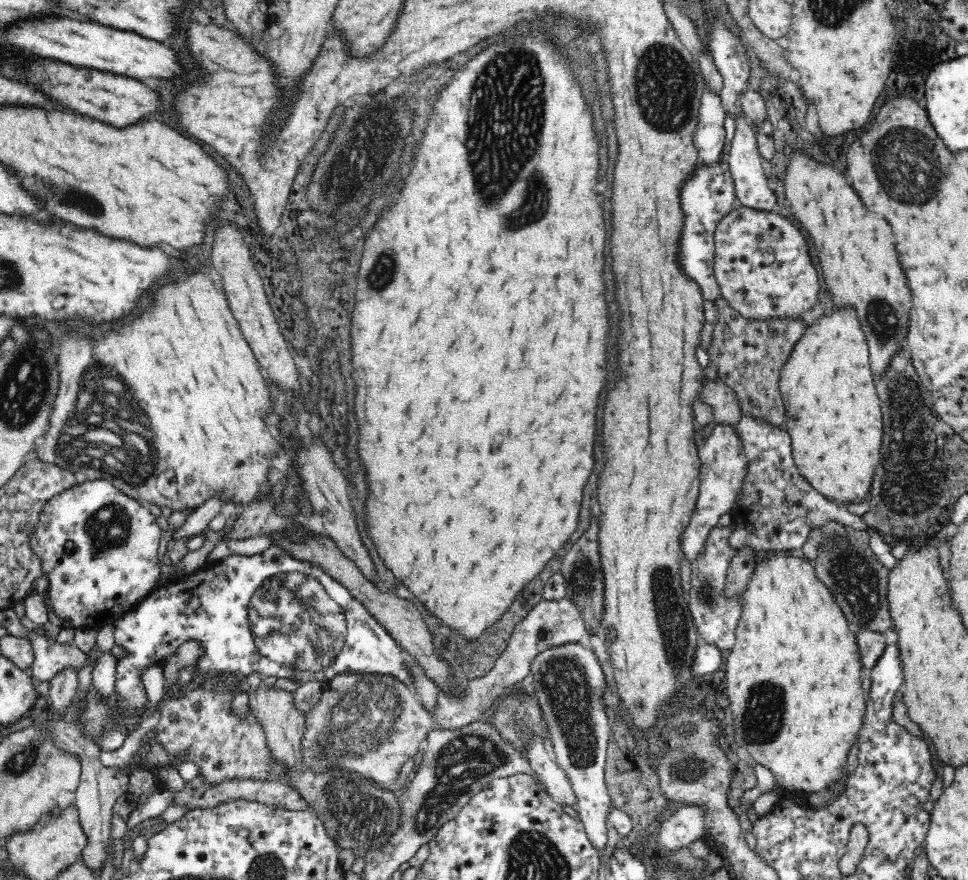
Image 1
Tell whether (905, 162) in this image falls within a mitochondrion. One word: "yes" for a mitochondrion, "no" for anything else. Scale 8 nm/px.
yes

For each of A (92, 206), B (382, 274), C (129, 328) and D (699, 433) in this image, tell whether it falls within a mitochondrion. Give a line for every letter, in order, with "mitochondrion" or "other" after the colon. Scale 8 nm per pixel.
A: mitochondrion
B: mitochondrion
C: other
D: other

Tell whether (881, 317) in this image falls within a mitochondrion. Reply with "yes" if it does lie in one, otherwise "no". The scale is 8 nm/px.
yes

